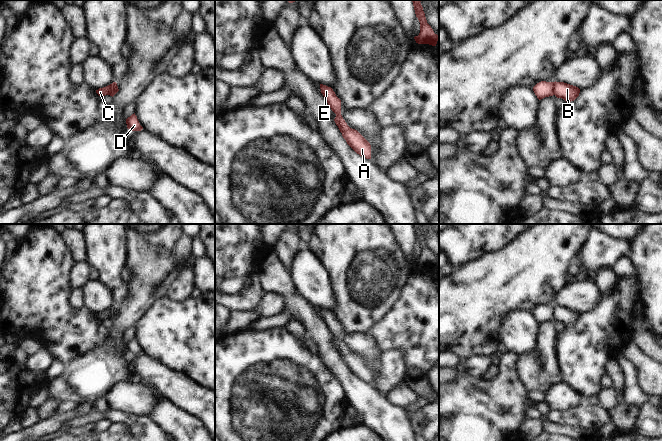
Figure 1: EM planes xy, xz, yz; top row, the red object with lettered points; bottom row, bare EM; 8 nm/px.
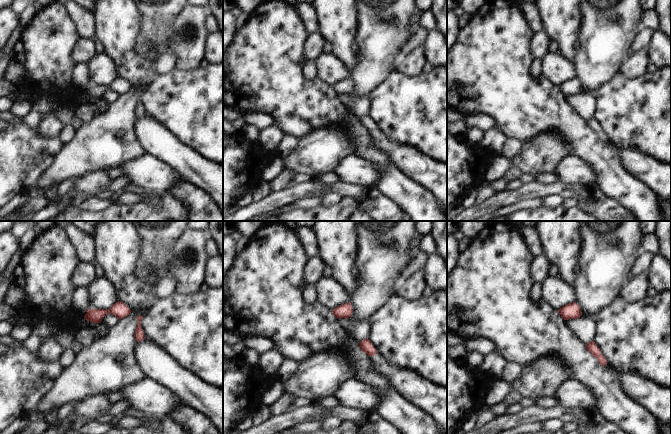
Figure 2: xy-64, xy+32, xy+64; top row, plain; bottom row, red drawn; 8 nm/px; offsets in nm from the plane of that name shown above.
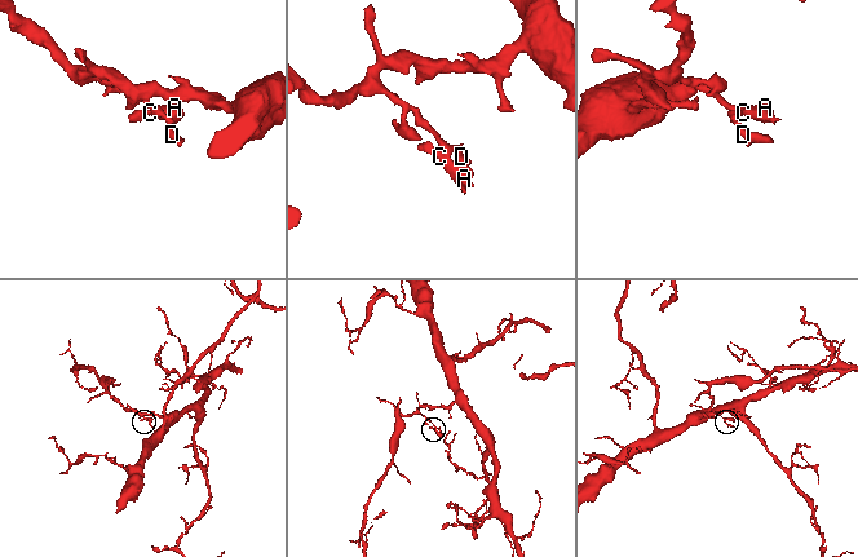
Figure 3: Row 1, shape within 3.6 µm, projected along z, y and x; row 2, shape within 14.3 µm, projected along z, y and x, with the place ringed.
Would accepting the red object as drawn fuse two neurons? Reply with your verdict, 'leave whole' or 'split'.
split

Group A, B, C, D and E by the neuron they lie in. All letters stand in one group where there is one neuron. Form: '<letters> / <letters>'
A B C / D E

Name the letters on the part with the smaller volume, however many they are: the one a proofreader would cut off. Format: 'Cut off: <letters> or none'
Cut off: A, B, C

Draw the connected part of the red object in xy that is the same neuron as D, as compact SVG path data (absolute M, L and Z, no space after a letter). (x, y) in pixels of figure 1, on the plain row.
M135 337L126 343L126 348L130 355L141 355L143 353Z

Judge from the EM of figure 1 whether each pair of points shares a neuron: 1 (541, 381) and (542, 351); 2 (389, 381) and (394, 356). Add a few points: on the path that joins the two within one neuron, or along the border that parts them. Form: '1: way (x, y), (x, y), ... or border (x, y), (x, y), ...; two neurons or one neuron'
1: way (541, 374), (542, 358); one neuron
2: way (390, 375), (392, 372), (392, 362); one neuron

